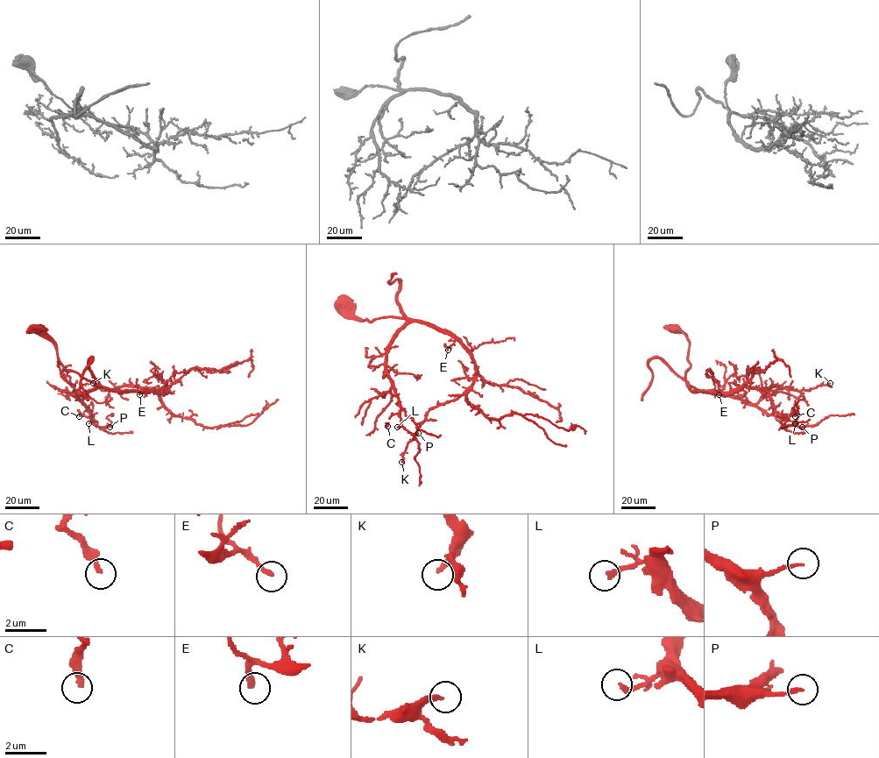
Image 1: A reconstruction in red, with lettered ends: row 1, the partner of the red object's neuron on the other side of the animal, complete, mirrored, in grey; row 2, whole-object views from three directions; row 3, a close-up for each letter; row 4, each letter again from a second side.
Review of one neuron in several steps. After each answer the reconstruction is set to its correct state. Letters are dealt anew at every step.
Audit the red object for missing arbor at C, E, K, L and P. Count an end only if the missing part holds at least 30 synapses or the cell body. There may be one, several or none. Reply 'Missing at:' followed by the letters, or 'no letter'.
Missing at: no letter

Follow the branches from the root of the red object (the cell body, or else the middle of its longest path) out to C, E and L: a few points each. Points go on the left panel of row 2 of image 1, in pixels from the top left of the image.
C: (37, 329), (55, 343), (58, 360), (66, 370), (100, 386), (78, 396), (92, 415), (80, 413), (79, 416)
E: (37, 329), (55, 343), (58, 360), (66, 370), (103, 386), (146, 393), (139, 394)
L: (37, 329), (55, 343), (58, 360), (66, 370), (100, 386), (78, 396), (92, 415), (93, 421), (88, 423)

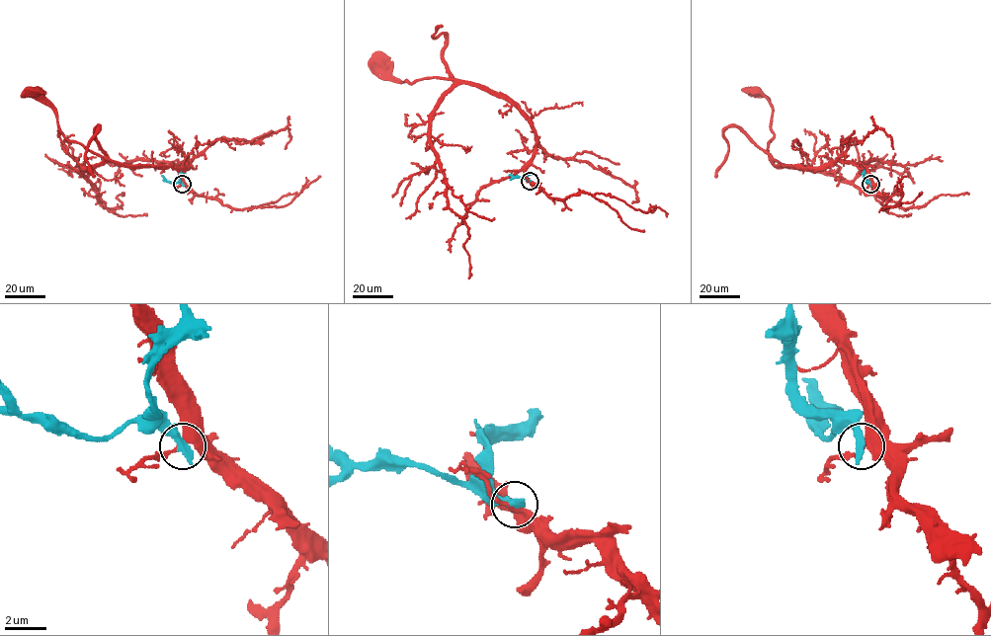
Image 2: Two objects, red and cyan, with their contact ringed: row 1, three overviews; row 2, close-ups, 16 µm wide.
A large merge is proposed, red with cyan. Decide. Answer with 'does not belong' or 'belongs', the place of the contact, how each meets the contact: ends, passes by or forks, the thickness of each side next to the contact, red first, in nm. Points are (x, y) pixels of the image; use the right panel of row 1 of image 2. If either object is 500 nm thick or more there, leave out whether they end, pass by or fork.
does not belong; place (870, 184); red passes by; cyan ends; calibres 240 and 460 nm

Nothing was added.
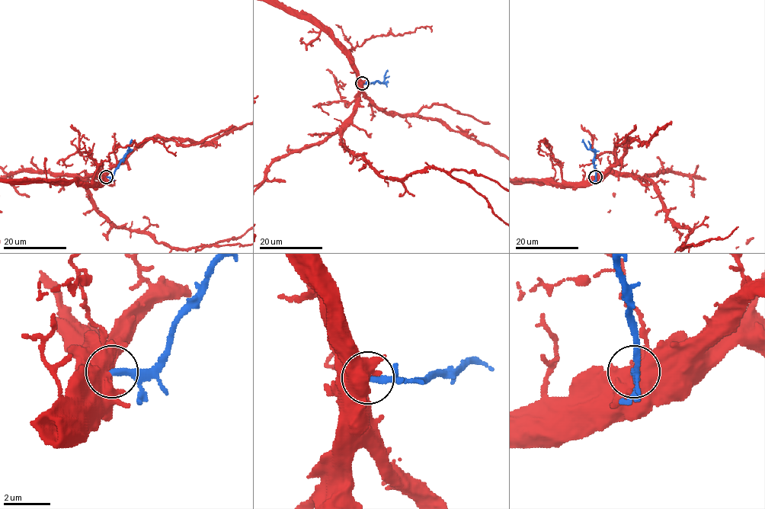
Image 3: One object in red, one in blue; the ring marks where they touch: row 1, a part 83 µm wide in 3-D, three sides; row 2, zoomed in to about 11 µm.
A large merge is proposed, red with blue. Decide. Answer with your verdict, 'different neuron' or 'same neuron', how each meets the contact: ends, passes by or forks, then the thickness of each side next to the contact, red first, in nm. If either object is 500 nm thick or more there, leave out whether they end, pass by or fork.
same neuron; calibres 750 and 280 nm

